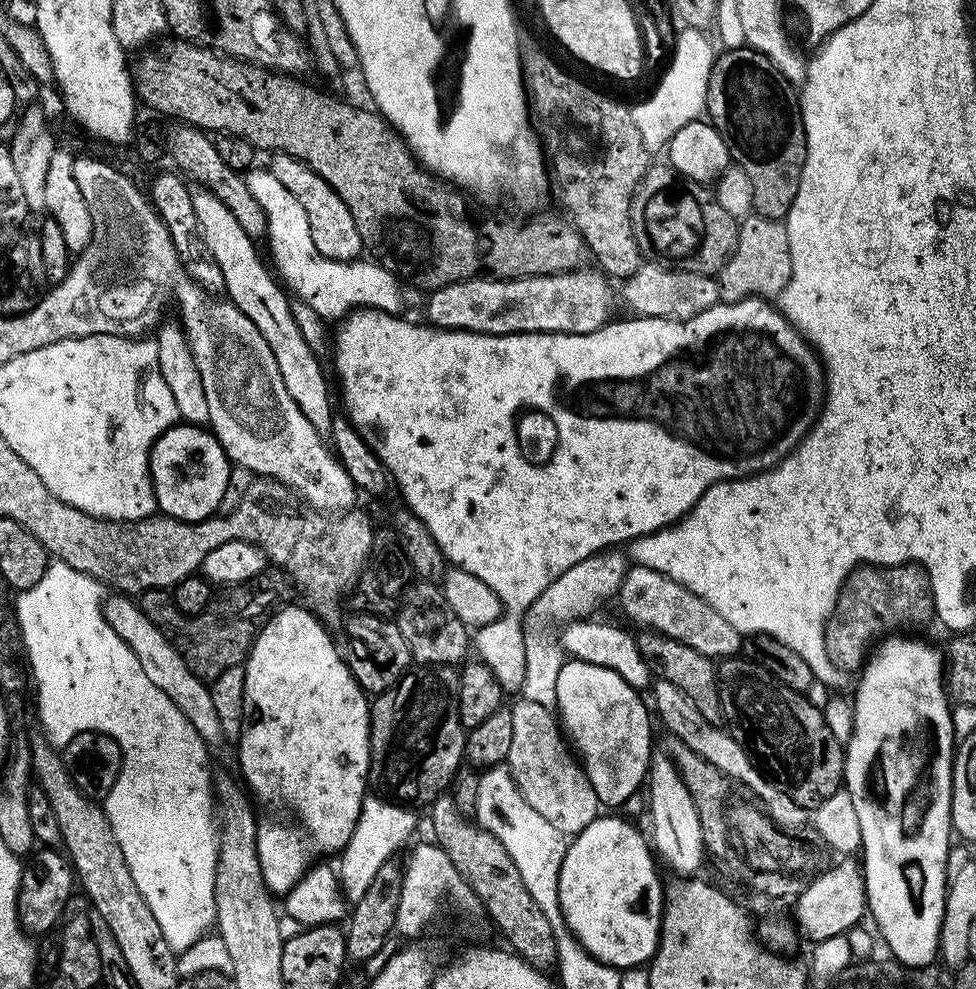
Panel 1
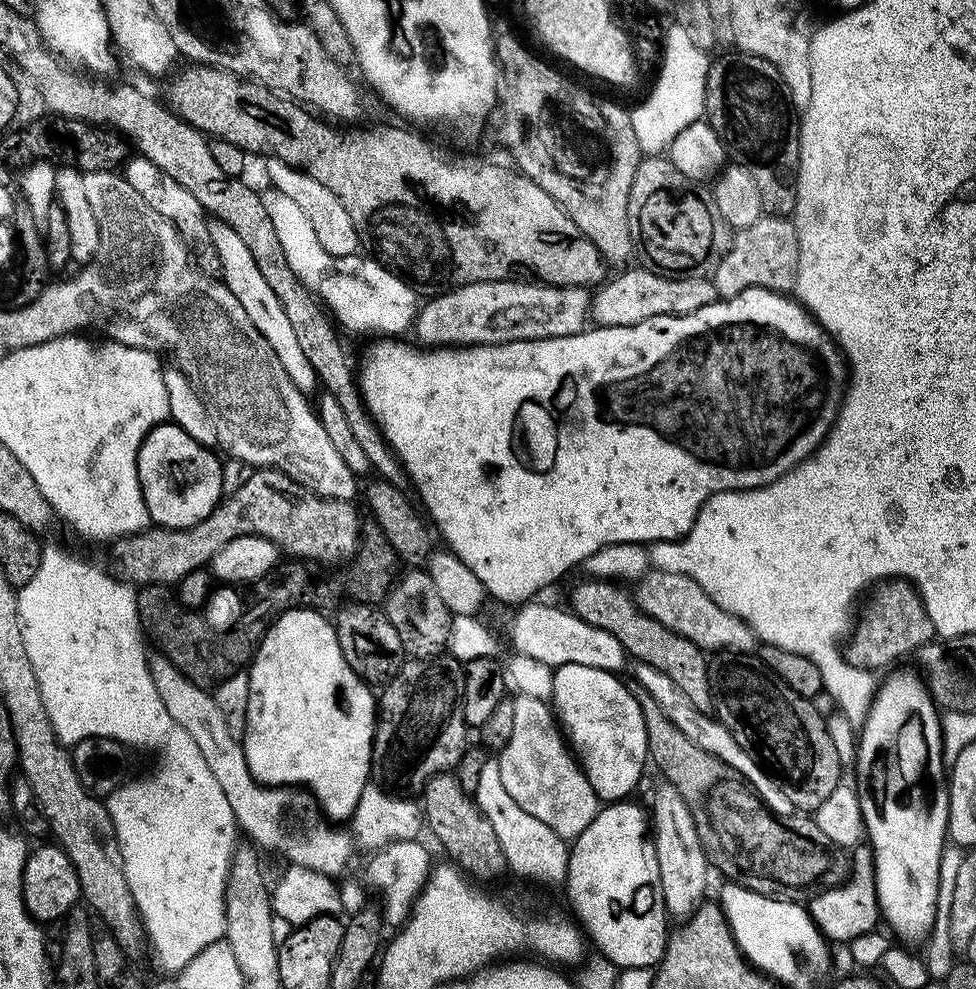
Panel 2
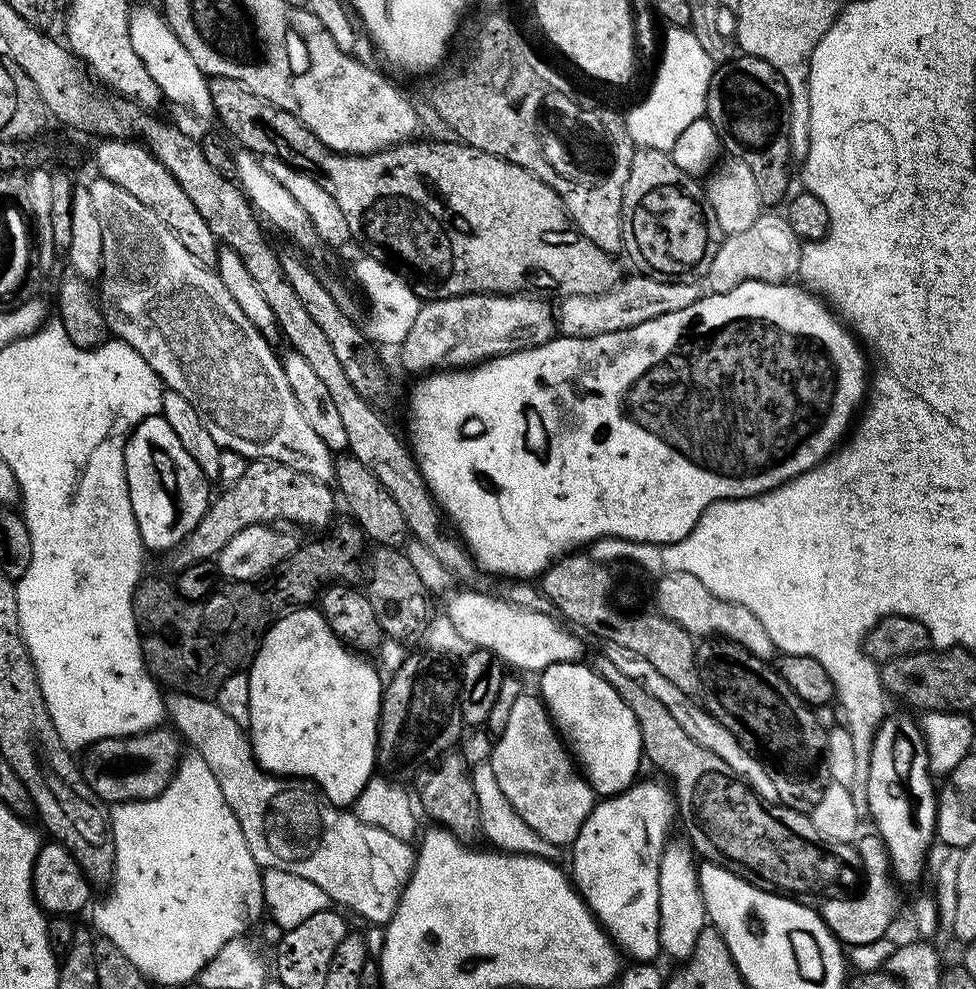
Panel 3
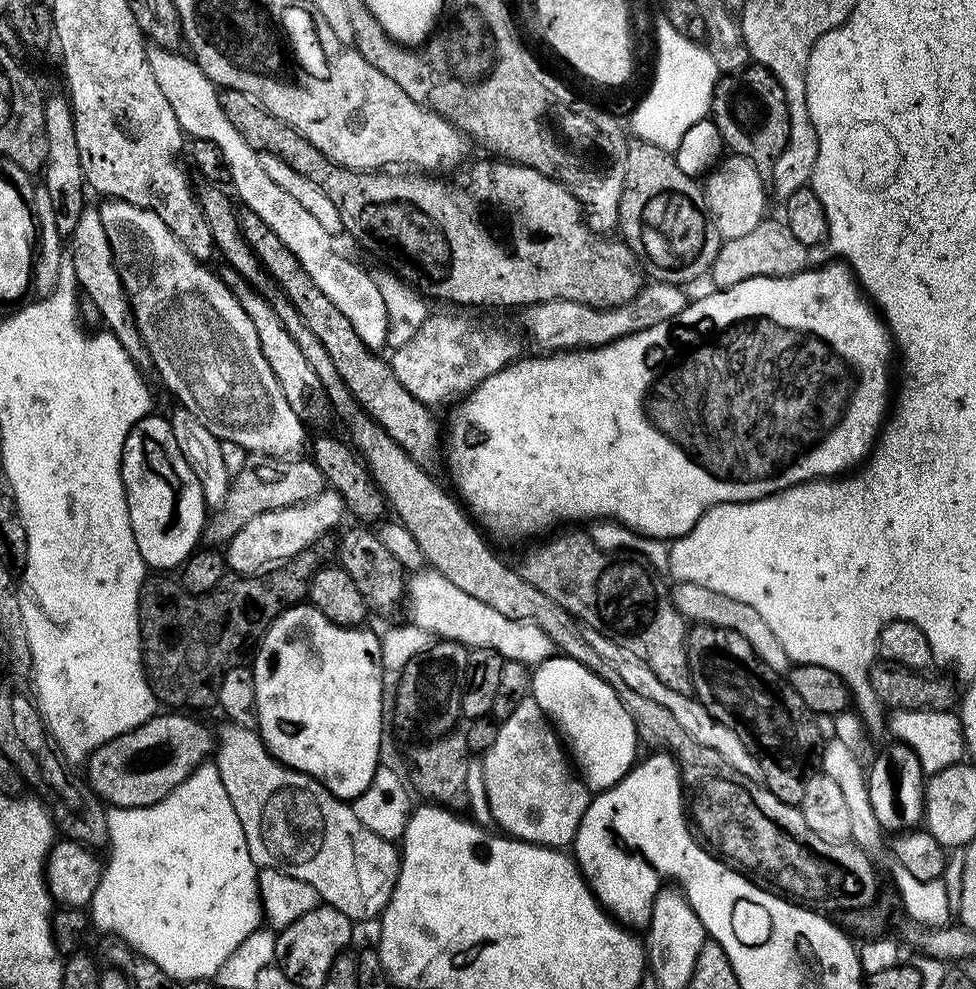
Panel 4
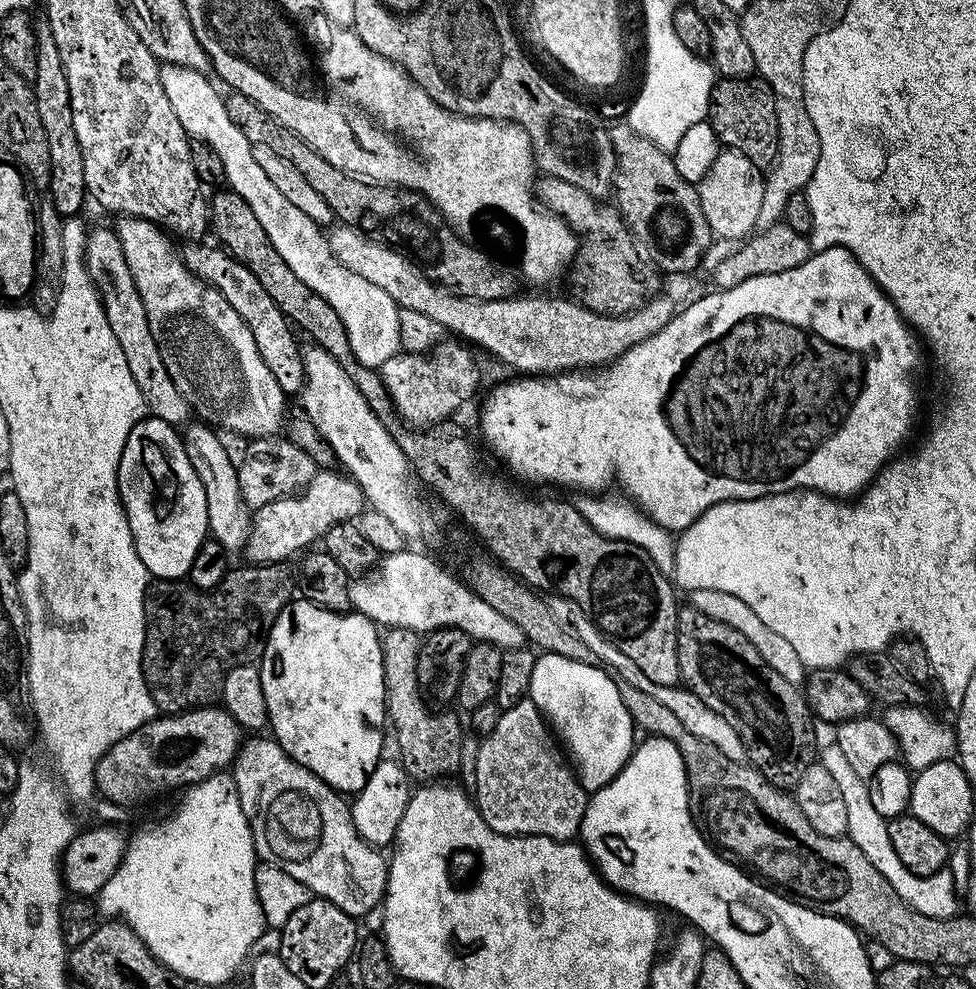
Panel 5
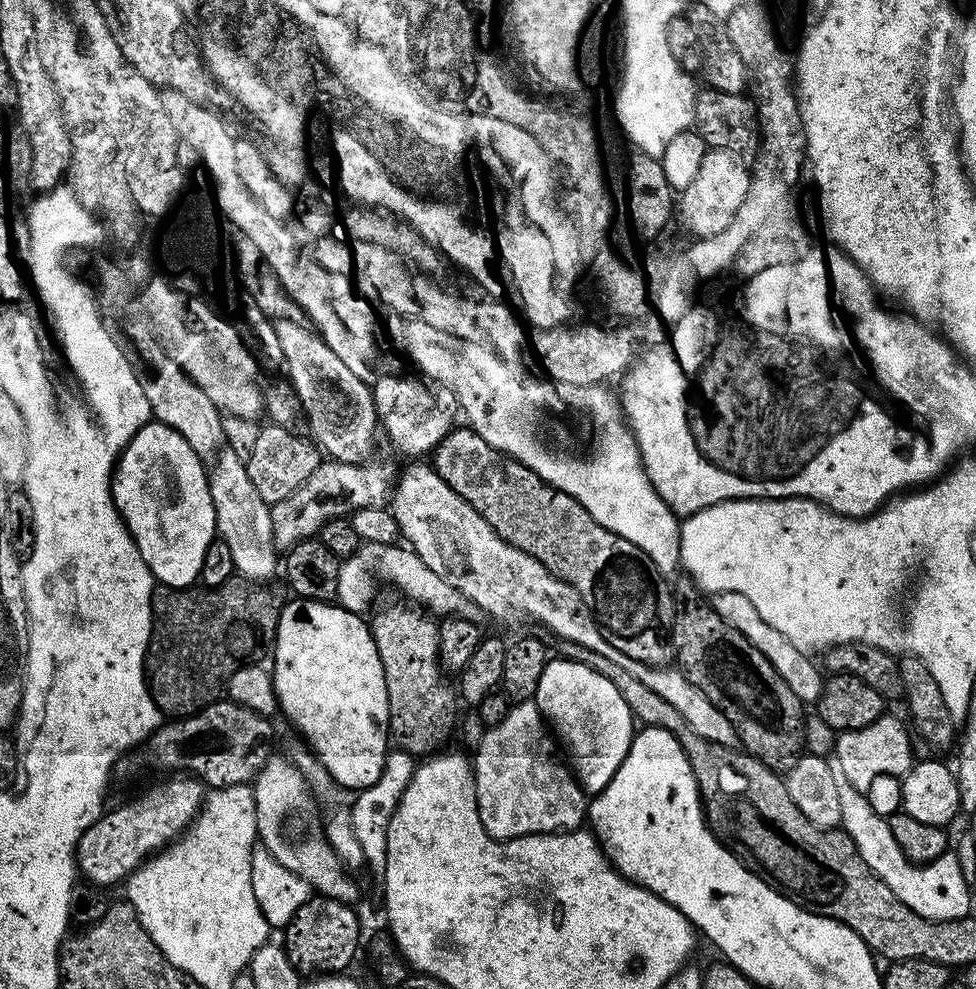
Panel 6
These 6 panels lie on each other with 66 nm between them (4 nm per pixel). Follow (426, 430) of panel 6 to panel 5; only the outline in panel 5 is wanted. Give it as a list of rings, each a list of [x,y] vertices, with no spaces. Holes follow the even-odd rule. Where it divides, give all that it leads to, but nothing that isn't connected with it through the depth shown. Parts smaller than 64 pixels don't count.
[[[448,338],[436,344],[427,354],[400,350],[395,356],[387,358],[378,371],[392,399],[392,407],[396,409],[401,421],[412,426],[431,426],[439,424],[442,420],[455,417],[456,411],[475,394],[476,386],[480,382],[480,368],[476,365],[471,351],[473,352],[471,347]]]

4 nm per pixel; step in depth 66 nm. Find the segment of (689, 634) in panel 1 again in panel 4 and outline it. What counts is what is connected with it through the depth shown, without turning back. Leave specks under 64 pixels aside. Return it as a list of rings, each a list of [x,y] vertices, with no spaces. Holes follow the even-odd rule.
[[[680,582],[675,587],[670,592],[672,602],[683,614],[685,621],[692,624],[732,628],[738,634],[742,634],[742,638],[746,638],[746,642],[750,642],[754,654],[758,654],[758,658],[762,658],[762,662],[766,662],[766,666],[770,666],[770,670],[774,670],[778,674],[789,671],[790,661],[786,651],[782,648],[782,643],[778,642],[778,638],[774,638],[770,626],[766,626],[766,621],[751,606],[746,606],[746,602],[726,598],[726,594],[718,594],[718,590],[706,590],[706,586],[698,586],[694,582]]]

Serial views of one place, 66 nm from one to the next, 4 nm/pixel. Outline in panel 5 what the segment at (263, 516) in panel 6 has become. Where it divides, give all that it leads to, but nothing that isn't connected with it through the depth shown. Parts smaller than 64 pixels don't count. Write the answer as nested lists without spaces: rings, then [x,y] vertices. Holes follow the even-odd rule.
[[[203,422],[195,423],[189,423],[183,429],[182,439],[186,454],[190,458],[190,466],[194,466],[194,474],[198,474],[202,490],[206,490],[208,531],[211,539],[217,540],[222,547],[228,549],[229,553],[236,554],[243,549],[248,535],[252,533],[253,513],[244,503],[238,482],[238,469],[234,466],[234,462],[230,462],[226,450],[222,450],[219,435],[209,425]]]

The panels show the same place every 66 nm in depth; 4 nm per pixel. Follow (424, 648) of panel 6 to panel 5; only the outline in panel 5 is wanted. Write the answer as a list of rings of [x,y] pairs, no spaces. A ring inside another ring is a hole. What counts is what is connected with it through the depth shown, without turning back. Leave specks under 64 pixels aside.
[[[389,627],[382,636],[384,649],[384,691],[386,693],[386,716],[390,728],[396,731],[396,748],[400,751],[398,763],[412,782],[436,782],[448,775],[459,773],[459,759],[465,725],[452,710],[431,712],[423,700],[418,682],[418,654],[422,640],[410,629]]]

